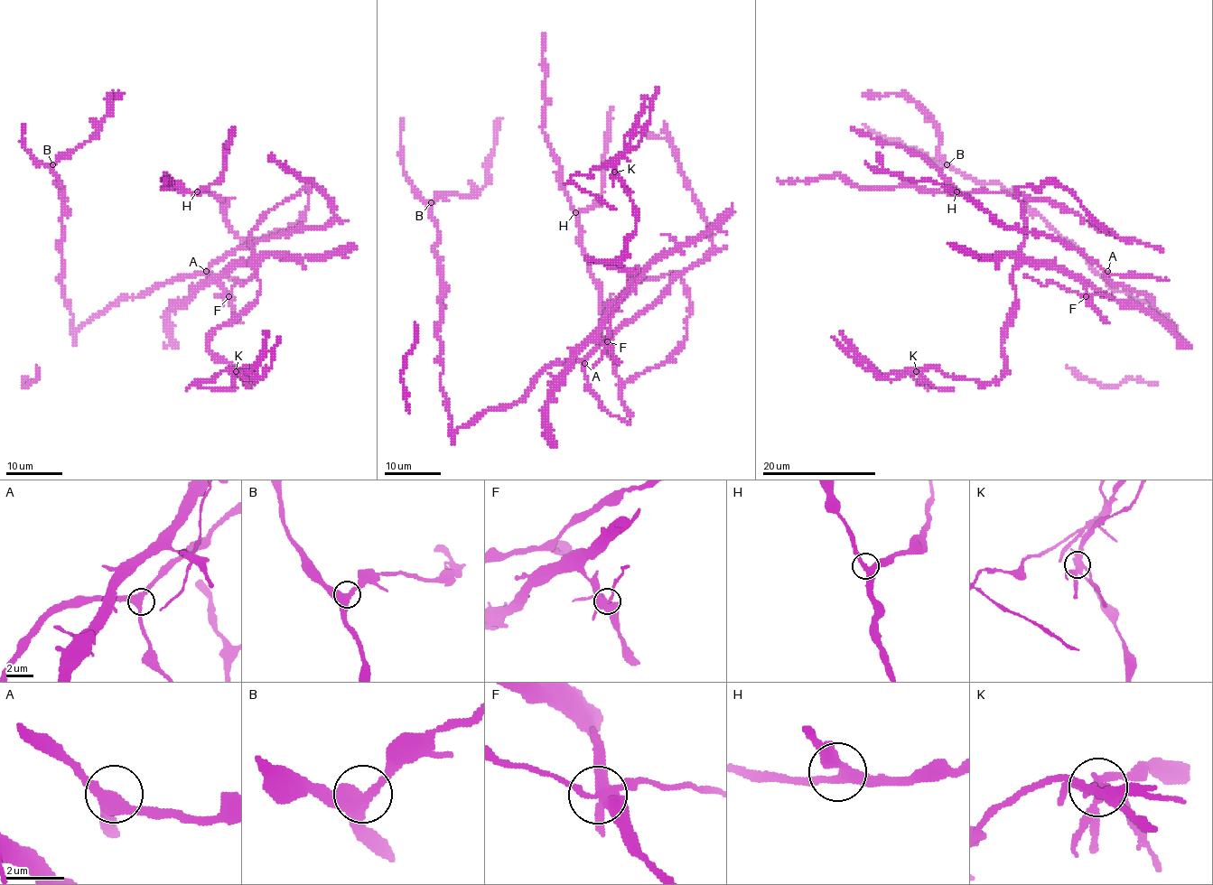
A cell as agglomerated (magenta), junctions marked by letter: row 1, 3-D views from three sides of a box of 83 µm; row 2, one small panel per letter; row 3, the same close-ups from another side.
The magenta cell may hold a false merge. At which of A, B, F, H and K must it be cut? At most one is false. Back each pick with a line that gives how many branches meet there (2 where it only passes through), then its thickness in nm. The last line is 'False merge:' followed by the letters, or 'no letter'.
K: branches 5; calibre 320 nm
False merge: K

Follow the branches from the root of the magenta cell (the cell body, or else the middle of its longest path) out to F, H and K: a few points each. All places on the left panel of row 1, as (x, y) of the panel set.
F: (231, 266), (219, 281), (228, 296)
H: (231, 266), (256, 258), (249, 233), (312, 183), (293, 224), (249, 241), (216, 194), (197, 191)
K: (231, 266), (259, 263), (261, 285), (258, 298), (209, 341), (249, 383), (256, 378), (247, 367), (236, 371)

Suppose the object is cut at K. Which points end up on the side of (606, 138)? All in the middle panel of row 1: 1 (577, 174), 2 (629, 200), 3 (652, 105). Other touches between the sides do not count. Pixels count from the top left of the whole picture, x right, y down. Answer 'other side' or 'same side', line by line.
1: other side
2: same side
3: other side

